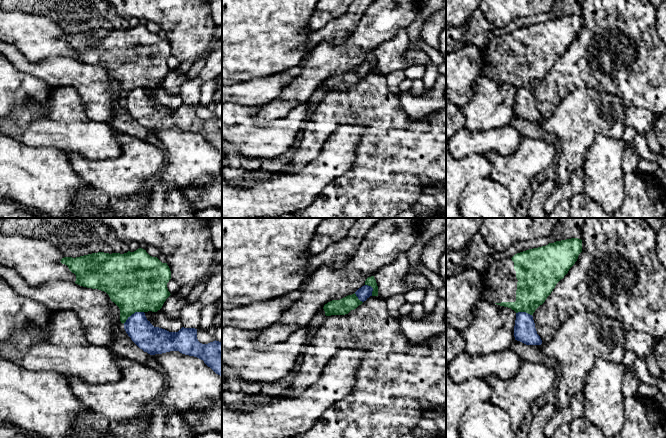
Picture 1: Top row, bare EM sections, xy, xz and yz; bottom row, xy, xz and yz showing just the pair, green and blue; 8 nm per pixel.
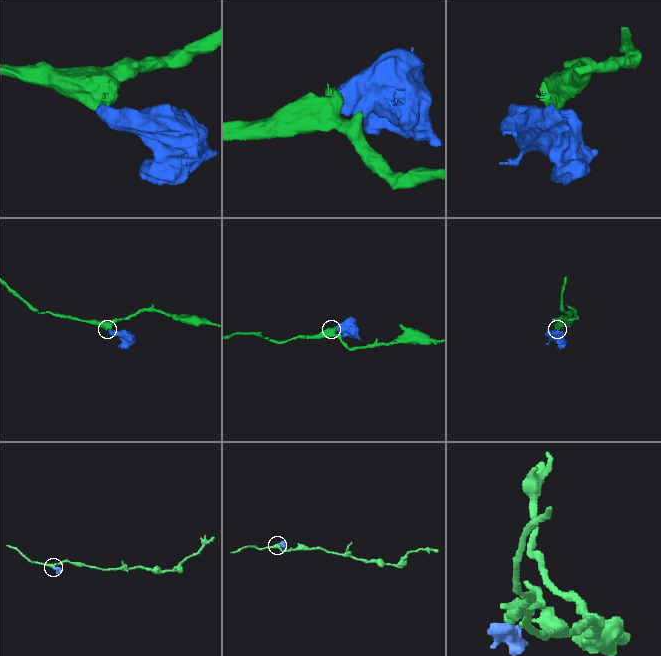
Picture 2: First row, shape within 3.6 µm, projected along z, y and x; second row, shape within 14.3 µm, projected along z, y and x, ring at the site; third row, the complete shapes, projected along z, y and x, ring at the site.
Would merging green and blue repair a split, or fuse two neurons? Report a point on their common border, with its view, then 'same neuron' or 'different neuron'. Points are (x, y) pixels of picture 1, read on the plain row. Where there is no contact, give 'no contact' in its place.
xy (133, 89) | different neuron

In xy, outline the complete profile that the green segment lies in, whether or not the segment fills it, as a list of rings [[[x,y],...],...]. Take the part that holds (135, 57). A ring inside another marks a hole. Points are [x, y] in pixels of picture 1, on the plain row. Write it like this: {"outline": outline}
{"outline": [[[142,24],[124,30],[98,28],[76,34],[64,33],[60,38],[76,51],[76,60],[106,68],[119,83],[123,100],[135,88],[157,88],[171,71],[167,64],[171,55],[169,42]]]}

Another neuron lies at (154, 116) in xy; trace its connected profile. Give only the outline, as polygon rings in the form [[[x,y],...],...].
[[[135,88],[124,99],[124,105],[131,116],[150,131],[179,127],[203,136],[222,153],[222,118],[200,119],[195,104],[182,103],[178,108],[169,108],[154,103],[144,88]]]

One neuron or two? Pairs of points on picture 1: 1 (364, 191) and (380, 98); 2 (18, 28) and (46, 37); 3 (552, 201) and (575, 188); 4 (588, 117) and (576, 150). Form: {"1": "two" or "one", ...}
{"1": "one", "2": "one", "3": "one", "4": "one"}

